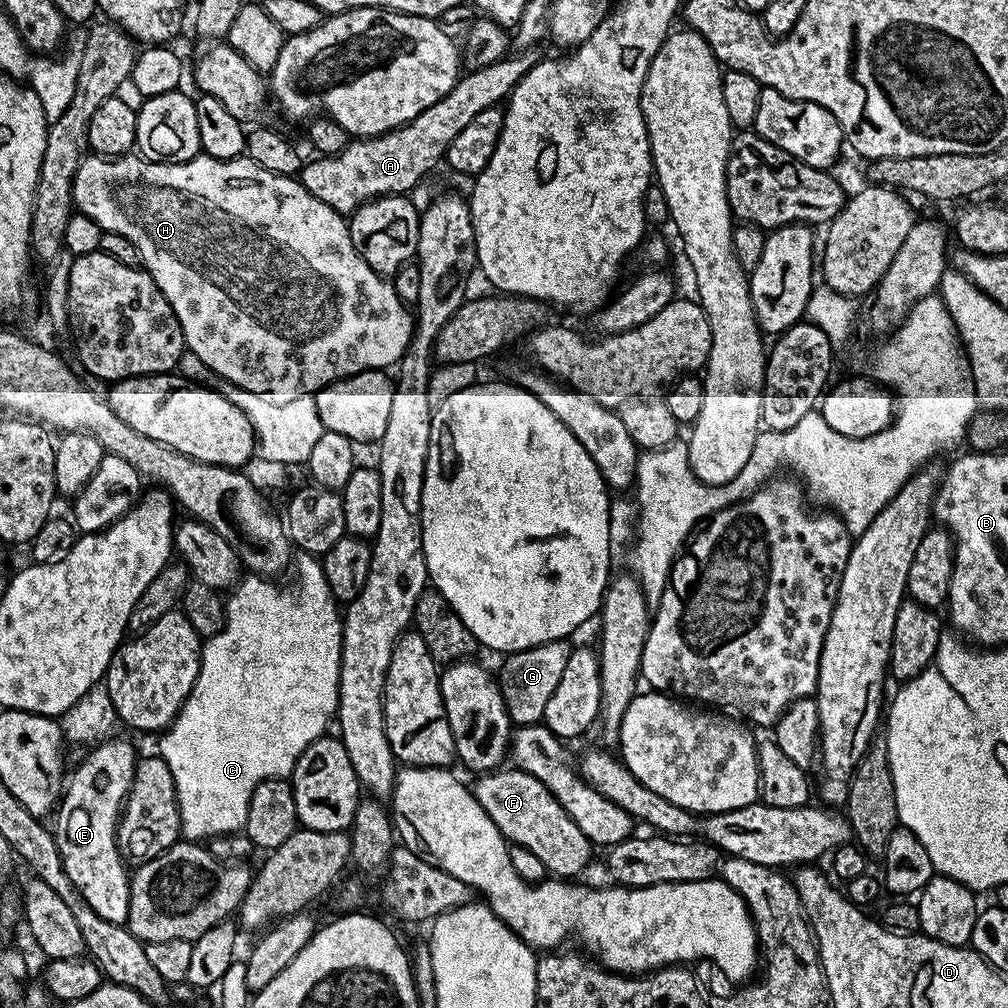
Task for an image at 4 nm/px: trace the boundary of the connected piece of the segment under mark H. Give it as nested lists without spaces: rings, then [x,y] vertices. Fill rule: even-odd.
[[[88,154],[78,166],[78,174],[74,174],[72,202],[75,211],[86,214],[86,218],[94,218],[94,222],[98,222],[104,231],[122,234],[122,238],[130,238],[130,242],[134,242],[140,264],[152,275],[158,290],[162,290],[182,326],[187,351],[196,354],[212,373],[254,394],[260,394],[272,403],[291,402],[300,396],[315,394],[321,388],[359,372],[388,370],[391,364],[392,367],[399,365],[412,340],[414,316],[409,305],[398,298],[391,279],[379,276],[373,268],[366,266],[358,250],[354,250],[348,220],[330,210],[326,202],[318,202],[318,198],[314,198],[314,194],[310,194],[299,179],[270,174],[270,170],[262,170],[262,166],[253,160],[219,160],[201,154],[185,164],[156,164],[139,154],[115,158]]]

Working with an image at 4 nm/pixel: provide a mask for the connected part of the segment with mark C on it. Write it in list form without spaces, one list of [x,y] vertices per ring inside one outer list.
[[[297,555],[294,560],[294,572],[295,568],[300,577],[293,588],[279,588],[275,579],[248,574],[227,593],[223,628],[203,641],[200,673],[194,682],[192,693],[188,695],[188,700],[180,708],[180,713],[176,715],[170,727],[159,737],[161,740],[158,755],[170,766],[170,774],[174,774],[174,786],[180,807],[180,830],[189,841],[204,842],[214,836],[225,836],[227,832],[241,831],[246,822],[246,810],[250,806],[250,794],[254,794],[254,786],[258,786],[263,780],[291,777],[294,766],[306,750],[306,746],[310,746],[324,735],[326,720],[336,715],[336,703],[340,697],[340,643],[344,637],[342,612],[341,609],[336,609],[338,601],[326,582],[323,563],[317,557]]]

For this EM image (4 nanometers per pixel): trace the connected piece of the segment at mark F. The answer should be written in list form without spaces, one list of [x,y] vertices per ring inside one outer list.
[[[515,766],[485,772],[475,777],[476,801],[490,814],[490,822],[498,828],[509,844],[526,846],[542,861],[545,873],[556,878],[576,878],[592,860],[594,845],[578,830],[574,818],[562,810],[558,798],[530,774]]]

